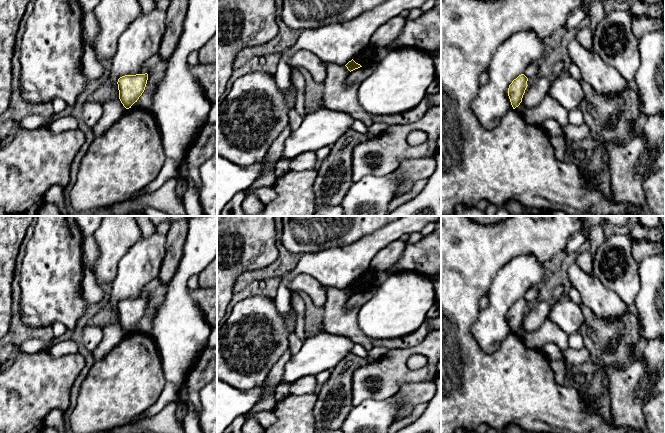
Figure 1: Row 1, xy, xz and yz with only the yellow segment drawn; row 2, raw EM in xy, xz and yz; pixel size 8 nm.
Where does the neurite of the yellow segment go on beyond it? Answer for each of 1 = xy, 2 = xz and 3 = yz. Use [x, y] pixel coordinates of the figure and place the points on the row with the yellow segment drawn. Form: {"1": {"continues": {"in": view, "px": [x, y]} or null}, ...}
{"1": {"continues": null}, "2": {"continues": null}, "3": {"continues": null}}

